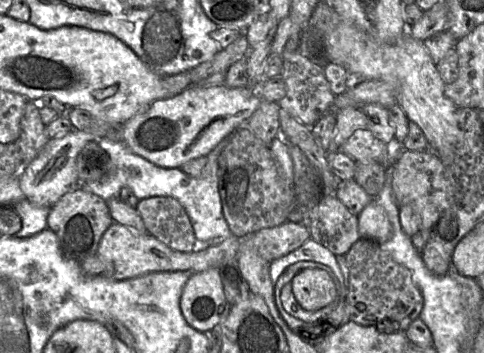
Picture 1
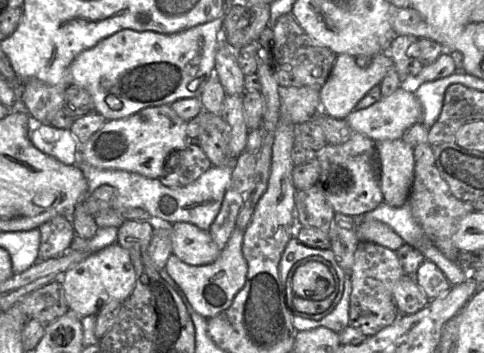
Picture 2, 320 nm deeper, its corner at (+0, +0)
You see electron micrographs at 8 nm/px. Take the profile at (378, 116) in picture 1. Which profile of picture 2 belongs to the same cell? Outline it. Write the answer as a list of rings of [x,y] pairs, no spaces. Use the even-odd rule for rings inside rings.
[[[402,138],[375,142],[381,165],[384,202],[401,207],[408,200],[414,180],[414,148]]]

